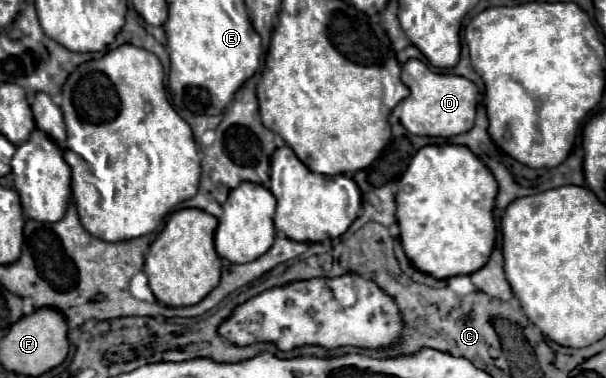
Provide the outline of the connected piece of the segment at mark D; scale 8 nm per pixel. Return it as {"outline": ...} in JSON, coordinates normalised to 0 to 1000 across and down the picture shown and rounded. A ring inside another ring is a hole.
{"outline":[[[673,156],[667,167],[663,220],[677,235],[677,251],[660,272],[657,315],[677,352],[703,362],[749,362],[779,341],[789,251],[789,235],[779,214],[756,198],[716,193],[703,167]]]}

